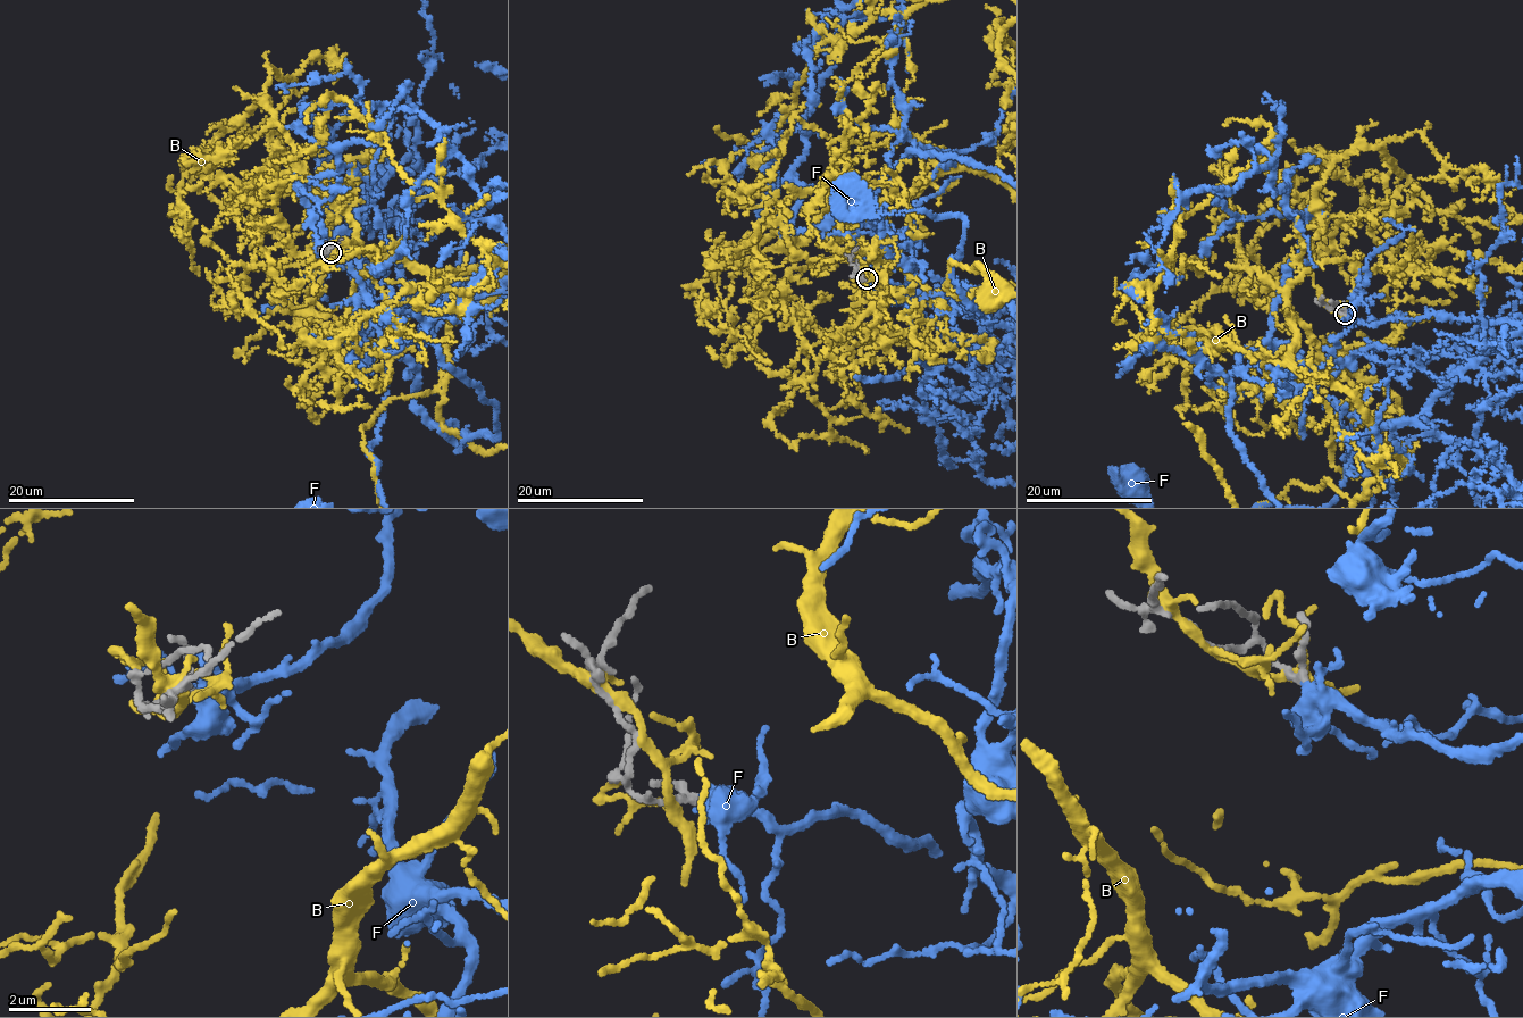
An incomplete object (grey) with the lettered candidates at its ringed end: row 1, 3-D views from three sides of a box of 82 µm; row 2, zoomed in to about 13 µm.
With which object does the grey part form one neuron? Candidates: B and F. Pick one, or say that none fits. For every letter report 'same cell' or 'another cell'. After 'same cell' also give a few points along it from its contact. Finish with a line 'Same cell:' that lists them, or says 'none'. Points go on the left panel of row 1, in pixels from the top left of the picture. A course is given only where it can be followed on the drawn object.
B: another cell
F: same cell
Same cell: F

